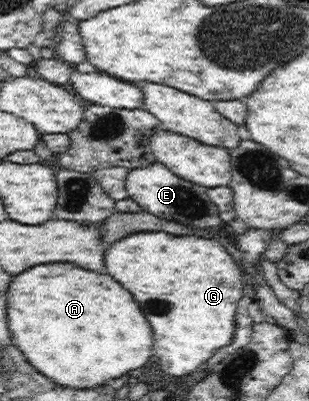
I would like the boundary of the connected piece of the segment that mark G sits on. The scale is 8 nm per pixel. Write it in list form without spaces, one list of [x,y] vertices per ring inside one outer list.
[[[139,232],[115,242],[105,252],[105,266],[109,276],[123,284],[143,308],[153,334],[153,352],[159,356],[162,370],[171,376],[185,376],[199,370],[199,365],[227,346],[235,332],[235,306],[243,296],[241,268],[217,242],[201,236],[171,236],[167,232]]]

